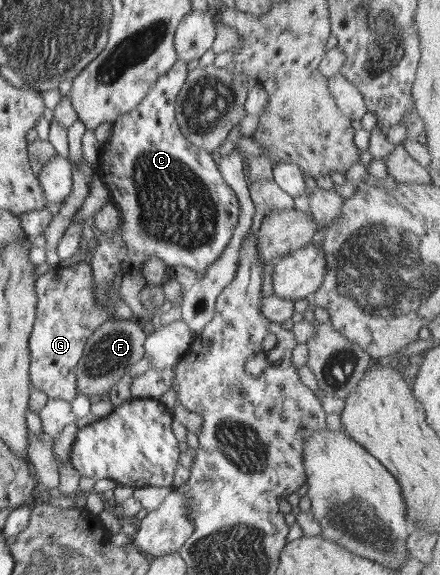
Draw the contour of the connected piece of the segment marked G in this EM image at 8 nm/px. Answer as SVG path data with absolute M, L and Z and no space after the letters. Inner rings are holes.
M85 261L64 264L36 278L38 293L35 322L28 342L32 386L48 398L73 401L77 393L75 367L89 337L111 319L107 308L99 309L92 267Z

